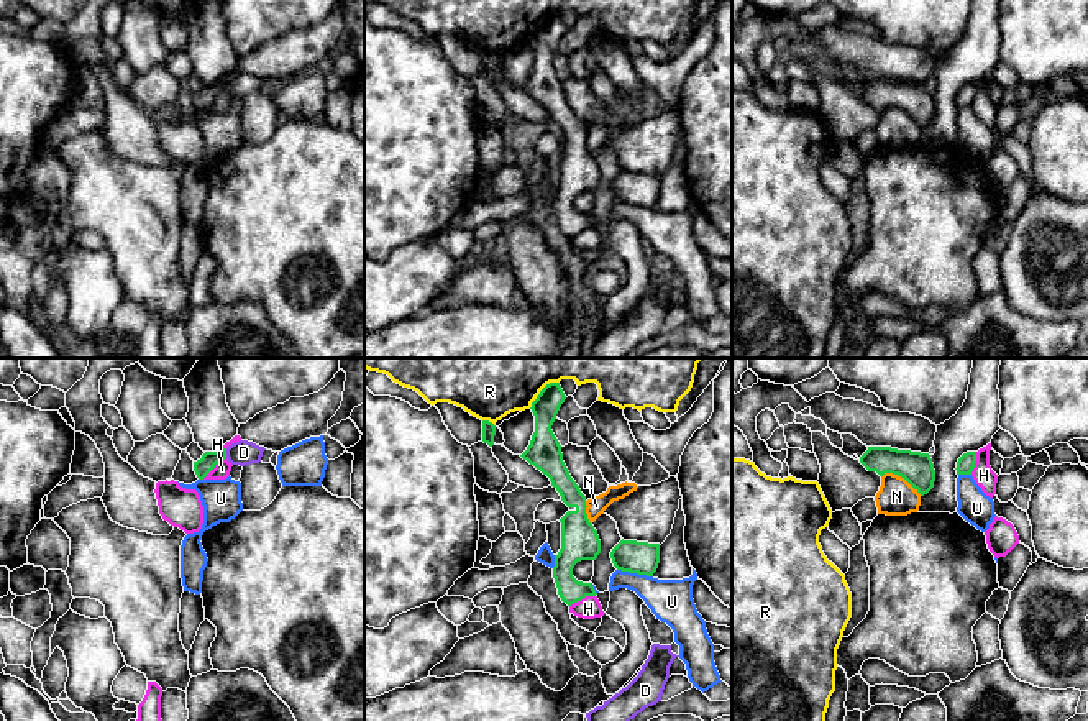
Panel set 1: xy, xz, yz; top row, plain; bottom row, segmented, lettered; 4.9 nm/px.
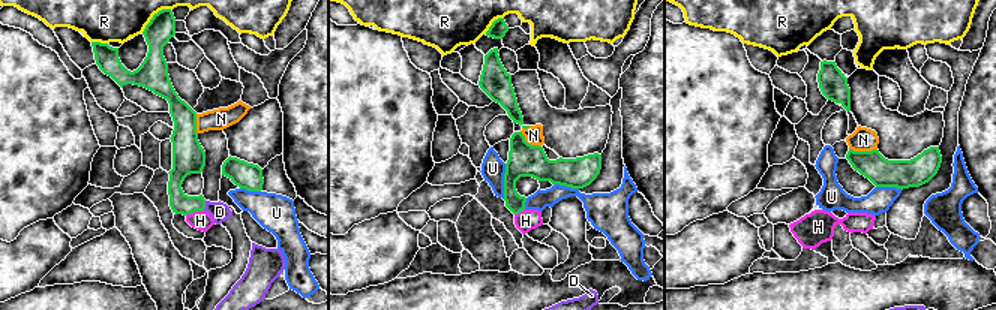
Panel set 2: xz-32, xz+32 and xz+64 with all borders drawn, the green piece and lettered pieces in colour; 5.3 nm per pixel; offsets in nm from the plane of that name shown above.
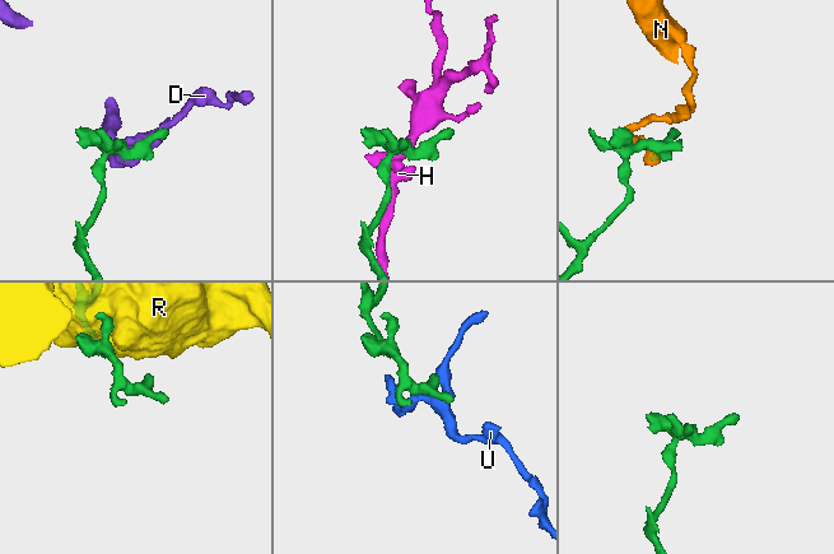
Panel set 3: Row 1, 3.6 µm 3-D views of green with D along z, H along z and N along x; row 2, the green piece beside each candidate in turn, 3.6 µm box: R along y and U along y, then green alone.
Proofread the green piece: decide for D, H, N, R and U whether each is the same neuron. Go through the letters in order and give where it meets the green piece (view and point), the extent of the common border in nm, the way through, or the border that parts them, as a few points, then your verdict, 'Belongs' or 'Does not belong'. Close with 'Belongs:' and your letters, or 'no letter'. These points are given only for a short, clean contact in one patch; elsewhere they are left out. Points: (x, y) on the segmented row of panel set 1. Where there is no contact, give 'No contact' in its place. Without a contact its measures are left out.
D: Touches green at xy (225, 454). Shared border 40 nm. Path across: xy (202, 467), (210, 459), (225, 454), (243, 452). Belongs
H: Touches green at xz (581, 598). Shared border 140 nm. Boundary: xz (594, 595), (586, 595), (570, 606). Does not belong
N: Touches green at yz (901, 477). Shared border 220 nm. Boundary: yz (882, 475), (900, 475), (921, 495). Does not belong
R: Touches green at xz (540, 391). Shared border 200 nm. Does not belong
U: Touches green at xz (635, 572). Shared border 180 nm. Does not belong
Belongs: D

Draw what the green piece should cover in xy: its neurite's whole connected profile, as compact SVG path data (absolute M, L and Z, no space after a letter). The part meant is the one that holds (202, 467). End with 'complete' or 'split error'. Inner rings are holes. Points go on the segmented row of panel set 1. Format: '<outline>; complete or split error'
M248 440L231 443L226 450L222 447L217 452L205 452L200 460L194 462L194 471L199 480L203 480L220 460L228 460L231 465L259 463L266 448Z; split error

